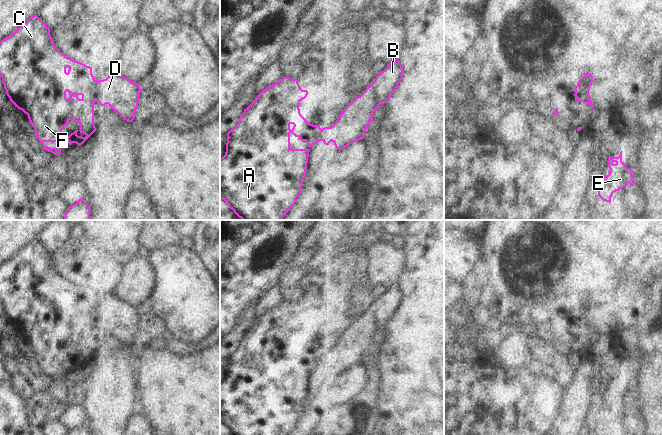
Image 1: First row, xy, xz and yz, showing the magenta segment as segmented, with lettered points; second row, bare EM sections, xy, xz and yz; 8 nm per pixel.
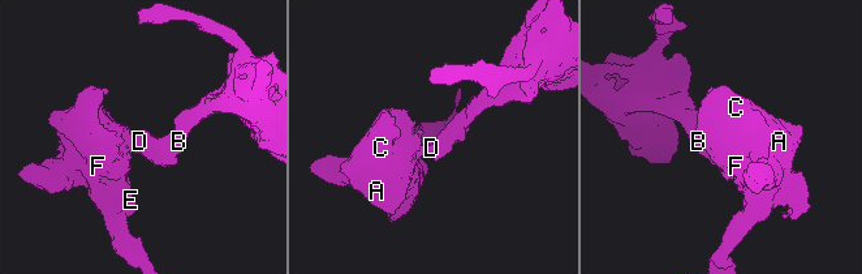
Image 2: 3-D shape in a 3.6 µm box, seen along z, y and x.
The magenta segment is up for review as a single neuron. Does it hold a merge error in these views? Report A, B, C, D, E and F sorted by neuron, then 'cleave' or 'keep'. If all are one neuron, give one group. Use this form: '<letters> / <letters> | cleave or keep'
A C E F / B D | cleave

